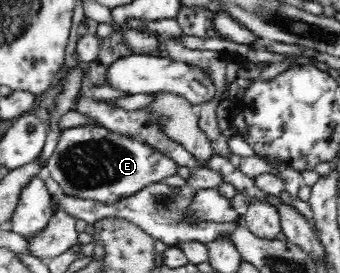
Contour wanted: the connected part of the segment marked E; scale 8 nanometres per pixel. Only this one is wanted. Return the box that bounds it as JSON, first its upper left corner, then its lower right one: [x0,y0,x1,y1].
[45,124,178,205]

